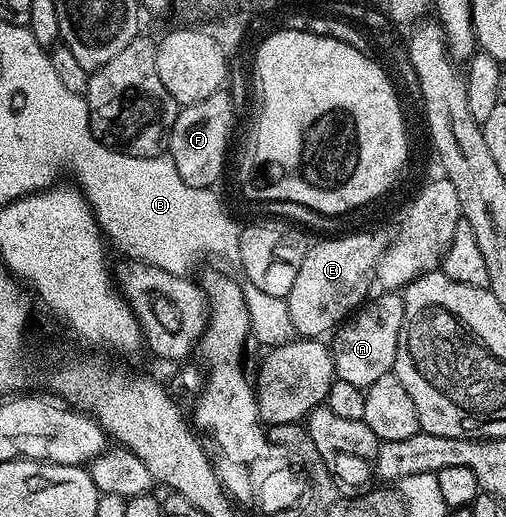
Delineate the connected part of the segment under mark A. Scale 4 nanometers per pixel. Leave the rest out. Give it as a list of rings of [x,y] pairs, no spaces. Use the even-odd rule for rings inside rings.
[[[385,291],[380,295],[382,297],[374,296],[366,300],[331,337],[331,356],[336,380],[355,383],[355,387],[363,390],[375,383],[375,379],[392,370],[403,323],[404,296],[397,291]]]

